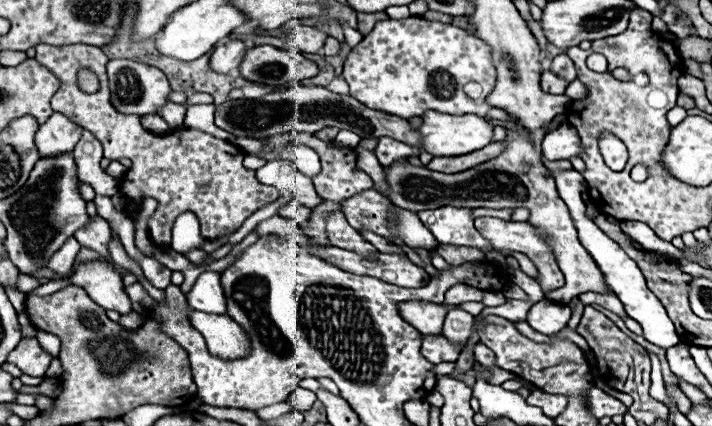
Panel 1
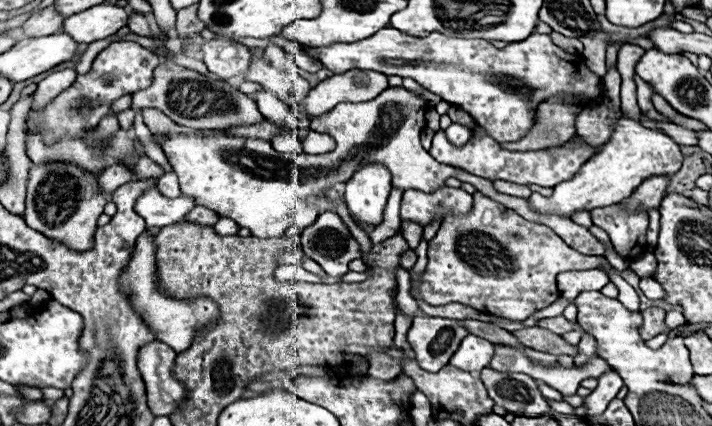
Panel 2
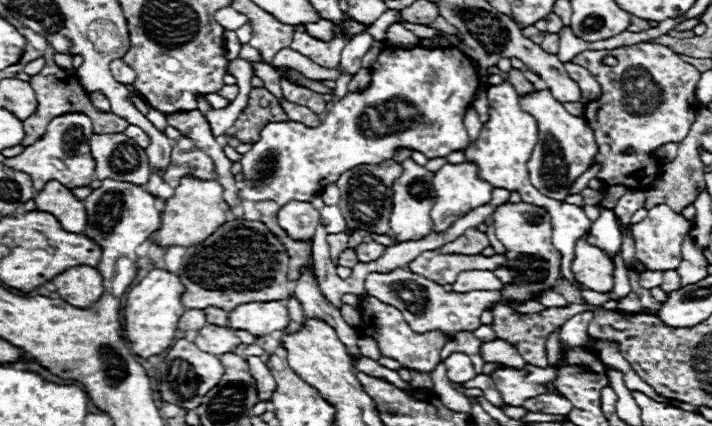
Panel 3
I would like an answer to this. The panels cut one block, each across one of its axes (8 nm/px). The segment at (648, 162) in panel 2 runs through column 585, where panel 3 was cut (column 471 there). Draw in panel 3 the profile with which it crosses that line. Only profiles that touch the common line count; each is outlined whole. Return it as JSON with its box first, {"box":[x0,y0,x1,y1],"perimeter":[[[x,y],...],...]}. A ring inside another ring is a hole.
{"box":[430,162,492,234],"perimeter":[[[464,162],[464,164],[444,164],[438,172],[434,172],[432,186],[436,192],[436,202],[430,212],[432,220],[432,234],[446,232],[458,218],[466,216],[470,210],[486,204],[492,198],[492,186],[478,178],[478,166]]]}

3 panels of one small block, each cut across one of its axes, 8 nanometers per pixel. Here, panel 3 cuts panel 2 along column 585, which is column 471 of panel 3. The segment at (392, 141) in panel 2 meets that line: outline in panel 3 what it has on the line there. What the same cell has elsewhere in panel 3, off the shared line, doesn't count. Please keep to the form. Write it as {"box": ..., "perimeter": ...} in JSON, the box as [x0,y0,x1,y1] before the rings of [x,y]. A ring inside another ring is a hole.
{"box":[440,228,488,254],"perimeter":[[[468,228],[454,242],[448,242],[440,248],[442,254],[480,254],[488,246],[488,236],[478,228]]]}

